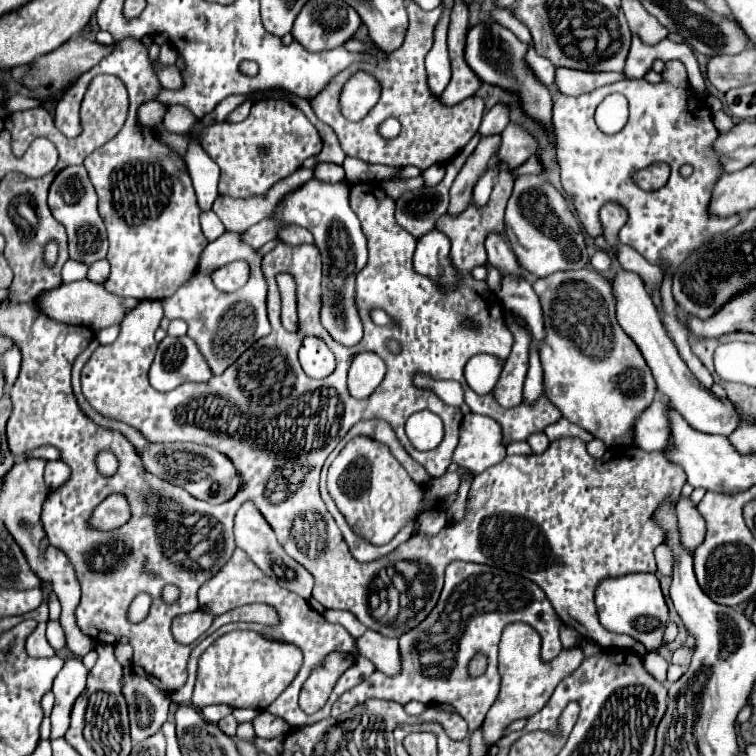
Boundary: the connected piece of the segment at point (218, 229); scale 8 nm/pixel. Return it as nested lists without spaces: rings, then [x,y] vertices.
[[[206,211],[206,213],[202,213],[202,215],[200,215],[200,225],[202,225],[204,237],[206,237],[208,241],[218,239],[218,237],[226,231],[224,225],[222,225],[222,221],[216,217],[214,211]]]

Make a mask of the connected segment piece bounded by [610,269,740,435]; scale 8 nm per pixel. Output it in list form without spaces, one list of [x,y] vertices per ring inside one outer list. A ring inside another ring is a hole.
[[[618,269],[614,273],[614,277],[610,279],[610,283],[612,283],[612,293],[616,297],[616,319],[618,319],[620,327],[624,329],[624,333],[628,333],[628,337],[632,337],[632,341],[640,349],[644,361],[648,363],[648,367],[652,371],[652,377],[656,381],[658,391],[668,397],[672,407],[696,431],[712,433],[712,435],[732,433],[732,429],[736,429],[740,425],[736,421],[736,411],[732,411],[734,405],[728,399],[716,399],[710,393],[710,389],[700,385],[700,381],[690,373],[690,369],[682,361],[676,345],[672,343],[672,339],[668,337],[668,333],[664,329],[660,315],[658,315],[658,311],[656,311],[656,307],[650,299],[650,293],[648,293],[644,281],[632,271]]]

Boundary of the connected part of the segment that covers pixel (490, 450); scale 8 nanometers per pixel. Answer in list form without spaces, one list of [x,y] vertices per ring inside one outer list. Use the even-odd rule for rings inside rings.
[[[468,413],[460,427],[460,443],[454,451],[454,461],[462,469],[482,473],[506,457],[502,443],[502,427],[496,419]]]

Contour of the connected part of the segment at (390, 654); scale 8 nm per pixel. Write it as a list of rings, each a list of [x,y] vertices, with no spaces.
[[[366,631],[362,637],[356,639],[356,649],[360,655],[366,655],[376,667],[376,671],[384,675],[398,675],[400,673],[400,649],[398,639],[382,637],[376,631]]]

